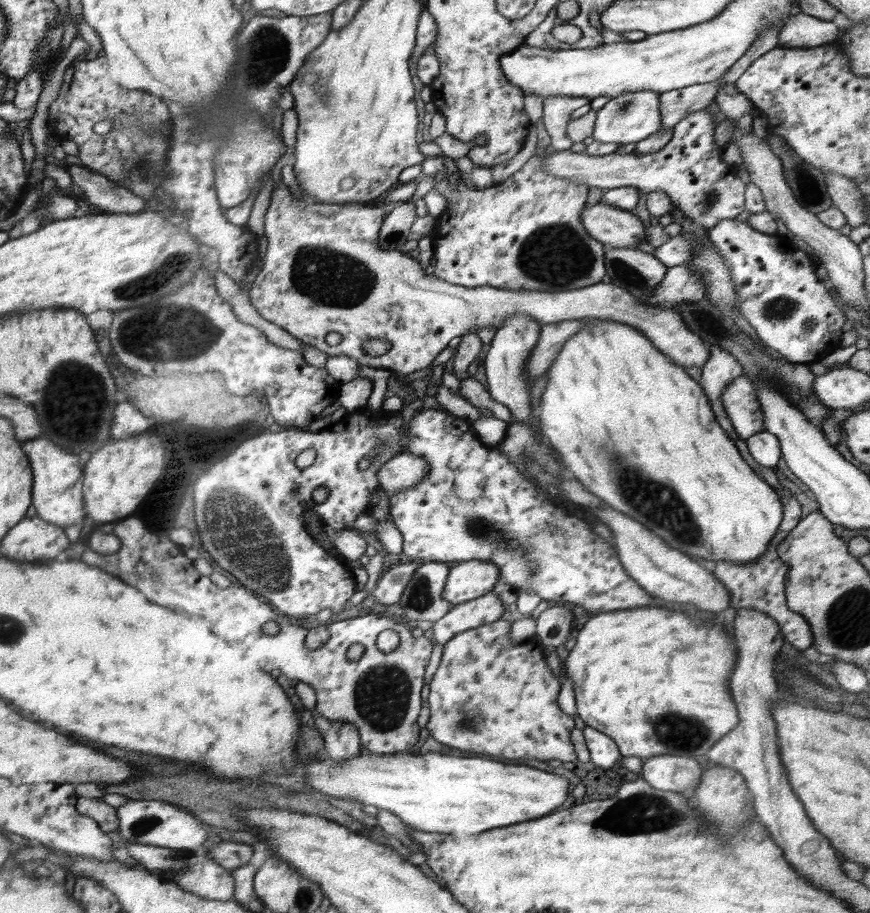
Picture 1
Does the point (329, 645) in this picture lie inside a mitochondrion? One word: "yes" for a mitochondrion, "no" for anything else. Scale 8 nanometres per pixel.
no

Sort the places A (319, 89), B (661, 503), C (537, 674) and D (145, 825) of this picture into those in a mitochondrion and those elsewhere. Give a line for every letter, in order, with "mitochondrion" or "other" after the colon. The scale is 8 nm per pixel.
A: mitochondrion
B: mitochondrion
C: other
D: mitochondrion

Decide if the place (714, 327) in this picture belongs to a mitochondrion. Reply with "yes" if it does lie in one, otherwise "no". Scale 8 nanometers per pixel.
yes

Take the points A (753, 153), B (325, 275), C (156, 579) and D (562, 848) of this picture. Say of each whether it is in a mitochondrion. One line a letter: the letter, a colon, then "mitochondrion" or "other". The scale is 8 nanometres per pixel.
A: other
B: mitochondrion
C: mitochondrion
D: other

